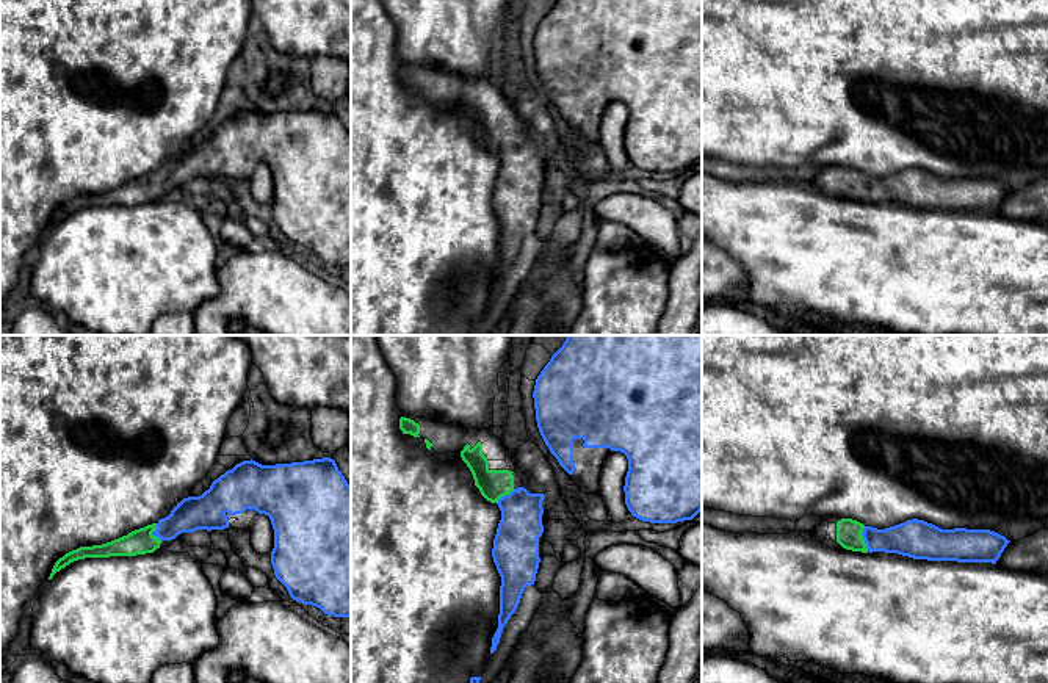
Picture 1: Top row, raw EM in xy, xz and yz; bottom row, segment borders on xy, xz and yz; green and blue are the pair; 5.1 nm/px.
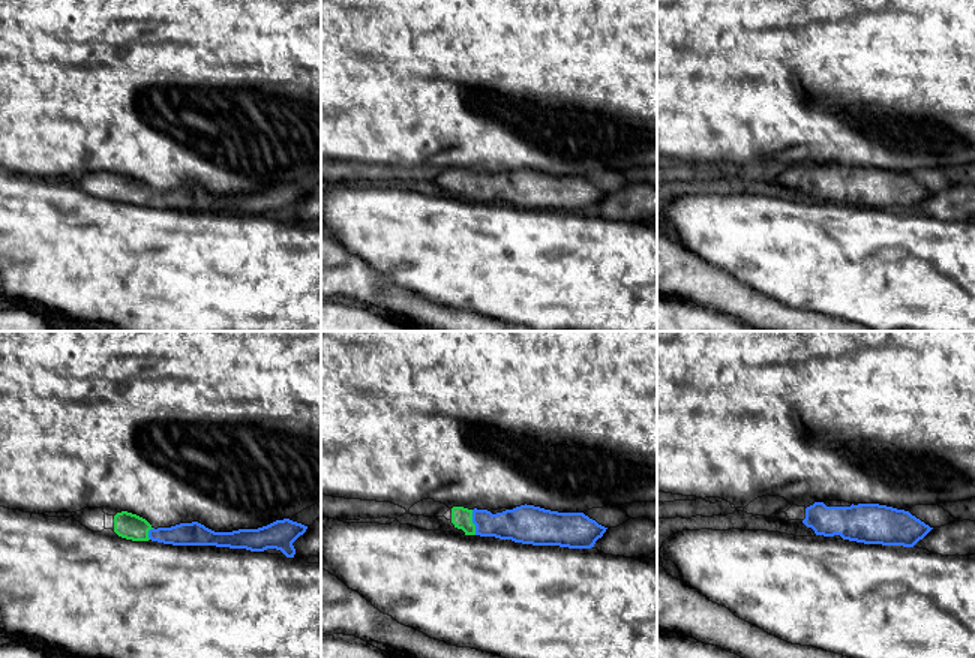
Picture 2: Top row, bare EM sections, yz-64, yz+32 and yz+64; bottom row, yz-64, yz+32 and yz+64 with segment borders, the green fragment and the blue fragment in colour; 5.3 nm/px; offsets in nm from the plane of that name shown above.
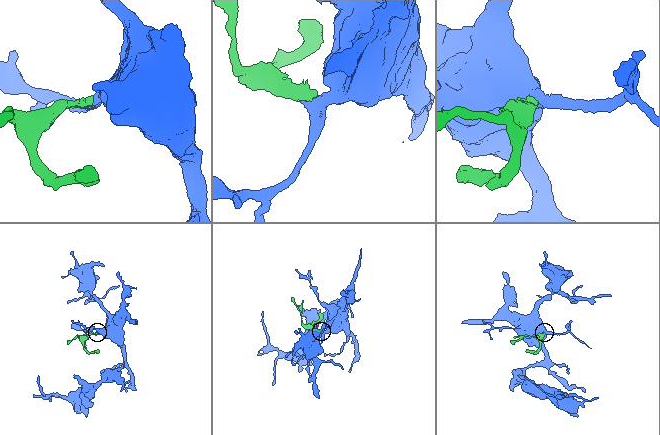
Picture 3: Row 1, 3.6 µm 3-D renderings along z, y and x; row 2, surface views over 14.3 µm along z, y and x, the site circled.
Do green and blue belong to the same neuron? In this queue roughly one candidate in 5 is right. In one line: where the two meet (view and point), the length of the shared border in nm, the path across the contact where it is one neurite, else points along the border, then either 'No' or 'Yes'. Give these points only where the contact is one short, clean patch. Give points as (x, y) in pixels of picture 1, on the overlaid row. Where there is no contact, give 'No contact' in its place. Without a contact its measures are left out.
Touches green at yz (863, 539). Shared border 130 nm. Path across: yz (849, 531), (863, 539), (912, 538). Yes

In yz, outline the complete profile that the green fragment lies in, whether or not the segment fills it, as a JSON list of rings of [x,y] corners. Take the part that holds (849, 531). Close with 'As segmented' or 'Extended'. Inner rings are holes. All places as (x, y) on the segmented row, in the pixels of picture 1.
[[[841,519],[837,522],[837,542],[862,553],[885,551],[913,559],[996,564],[1010,540],[990,529],[941,529],[918,519],[885,529]]]. Extended

